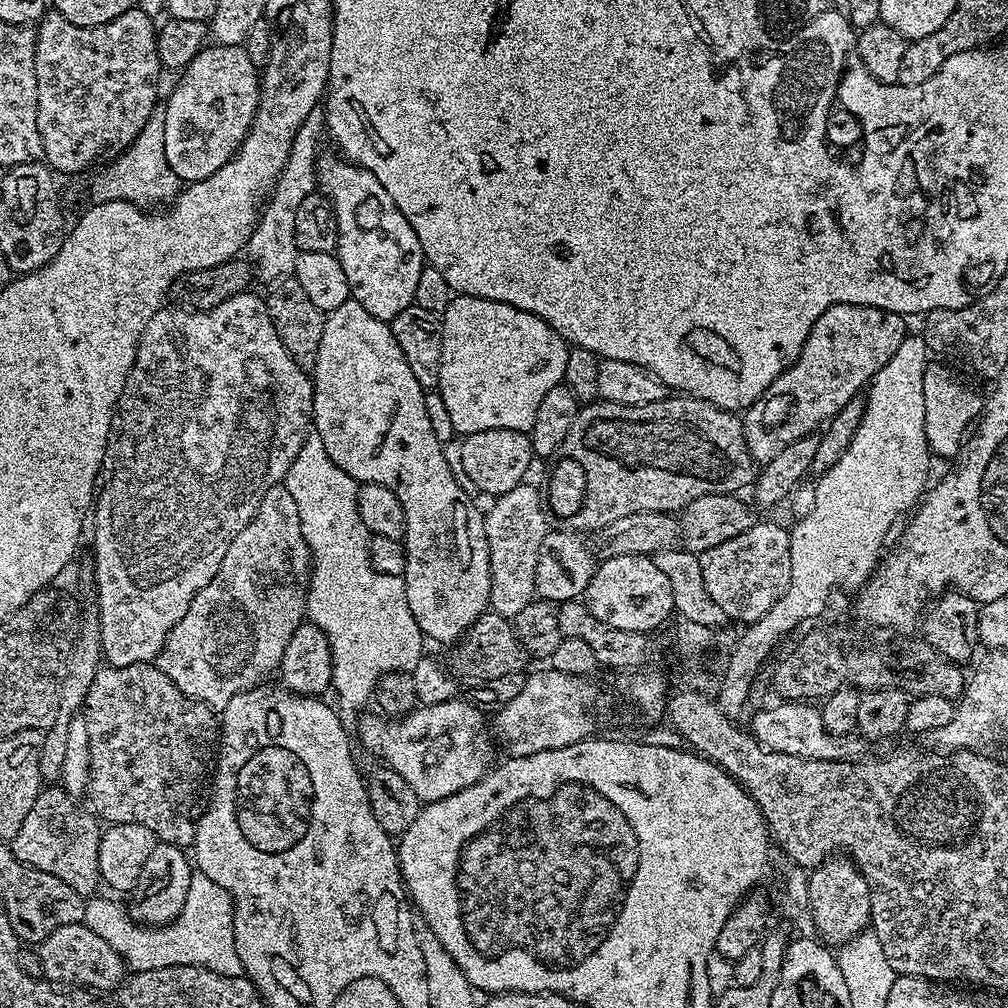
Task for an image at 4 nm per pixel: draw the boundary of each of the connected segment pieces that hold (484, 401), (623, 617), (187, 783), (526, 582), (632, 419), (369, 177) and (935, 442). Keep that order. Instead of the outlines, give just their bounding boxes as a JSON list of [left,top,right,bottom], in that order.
[[438,295,569,437],[586,556,673,634],[82,662,218,849],[484,482,550,618],[546,394,758,534],[316,155,426,322],[922,362,986,458]]

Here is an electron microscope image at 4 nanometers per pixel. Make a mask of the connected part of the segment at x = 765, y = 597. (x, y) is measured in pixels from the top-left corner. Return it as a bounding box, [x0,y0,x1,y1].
[700,522,790,626]

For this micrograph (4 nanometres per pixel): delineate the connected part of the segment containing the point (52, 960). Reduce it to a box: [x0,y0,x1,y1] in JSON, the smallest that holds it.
[38,922,126,988]

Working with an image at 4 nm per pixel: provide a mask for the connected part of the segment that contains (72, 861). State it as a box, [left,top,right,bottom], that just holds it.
[10,787,102,898]

